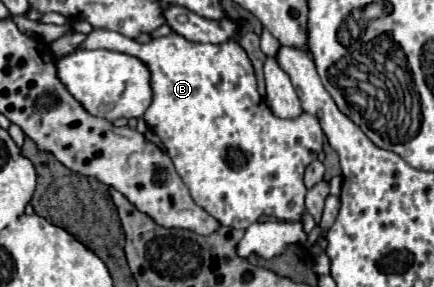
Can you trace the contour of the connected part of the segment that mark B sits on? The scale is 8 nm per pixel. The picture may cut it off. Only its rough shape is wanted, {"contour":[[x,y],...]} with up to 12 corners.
{"contour":[[236,40],[148,64],[146,124],[222,226],[302,220],[318,118],[278,118]]}

